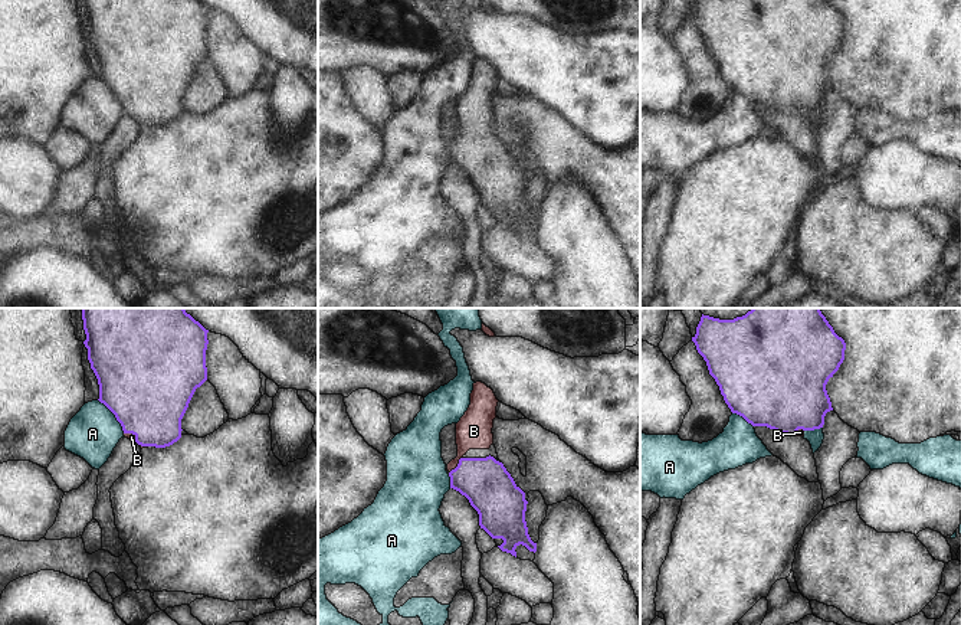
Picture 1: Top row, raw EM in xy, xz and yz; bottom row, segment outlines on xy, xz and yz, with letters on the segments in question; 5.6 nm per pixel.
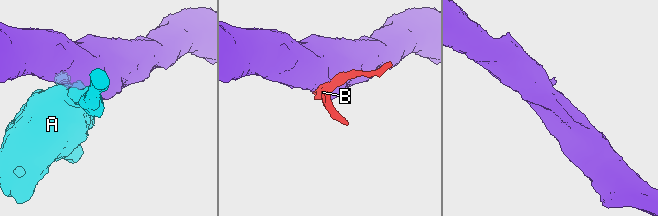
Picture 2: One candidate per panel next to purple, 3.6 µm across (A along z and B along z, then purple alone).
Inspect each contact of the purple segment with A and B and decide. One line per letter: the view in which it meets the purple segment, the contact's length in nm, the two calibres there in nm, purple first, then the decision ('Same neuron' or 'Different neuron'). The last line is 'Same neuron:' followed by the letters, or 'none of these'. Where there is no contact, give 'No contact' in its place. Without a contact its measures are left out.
A: Touches purple in xy. Shared border 240 nm. Thickness 500 nm (purple) against 280 nm. Different neuron
B: Touches purple in xz. Shared border 120 nm. Thickness 280 nm (purple) against 200 nm. Same neuron
Same neuron: B

